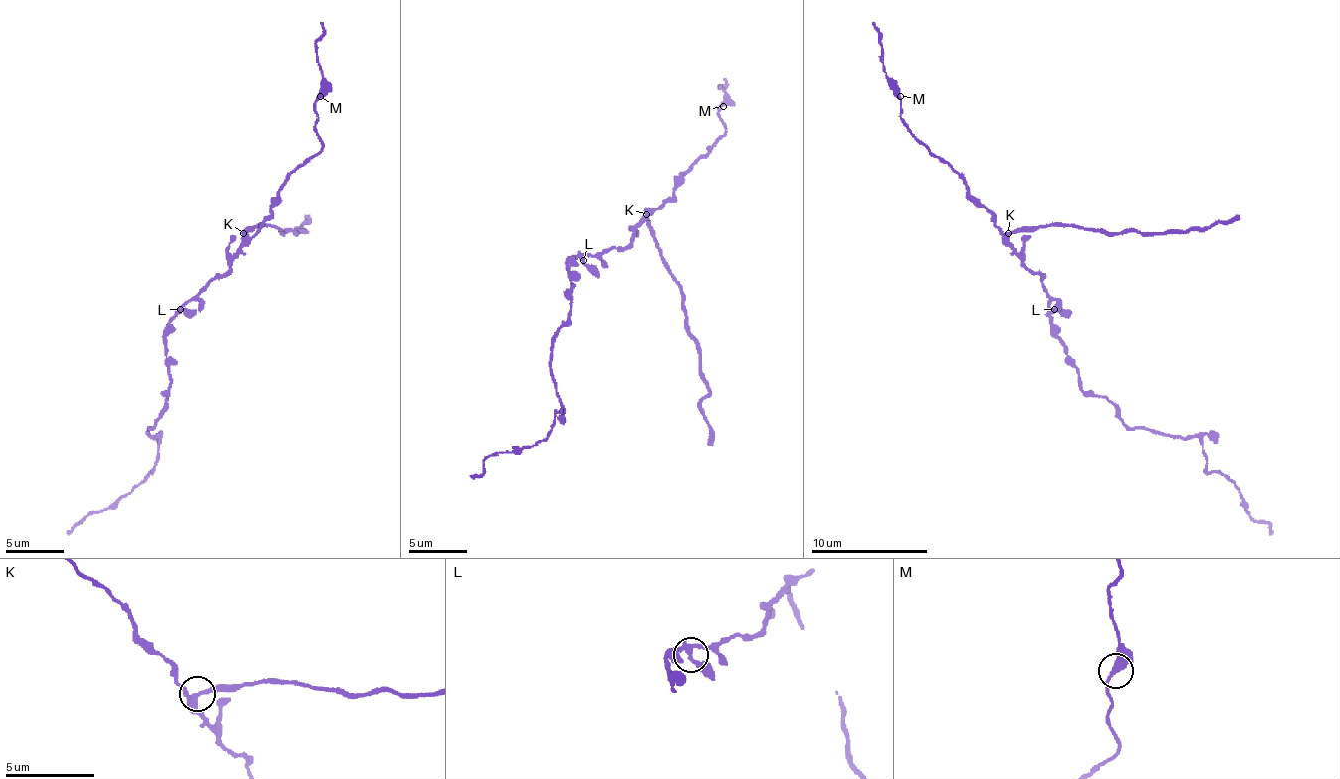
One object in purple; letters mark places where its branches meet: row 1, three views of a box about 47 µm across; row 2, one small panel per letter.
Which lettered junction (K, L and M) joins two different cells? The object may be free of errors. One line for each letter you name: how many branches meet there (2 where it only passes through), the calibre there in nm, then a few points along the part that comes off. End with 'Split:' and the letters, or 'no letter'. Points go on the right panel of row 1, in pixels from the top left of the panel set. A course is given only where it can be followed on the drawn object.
K: Branches: 3. Thickness 320 nm. Course of the part to remove: (1008, 233), (1057, 225), (1124, 233), (1171, 233), (1206, 227), (1238, 216)
Split: K

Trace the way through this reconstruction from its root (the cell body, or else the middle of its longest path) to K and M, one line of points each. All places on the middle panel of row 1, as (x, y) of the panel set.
K: (580, 257), (624, 249), (647, 214)
M: (580, 257), (630, 243), (633, 231), (673, 196), (676, 181), (726, 132), (717, 114), (717, 106), (723, 106)

